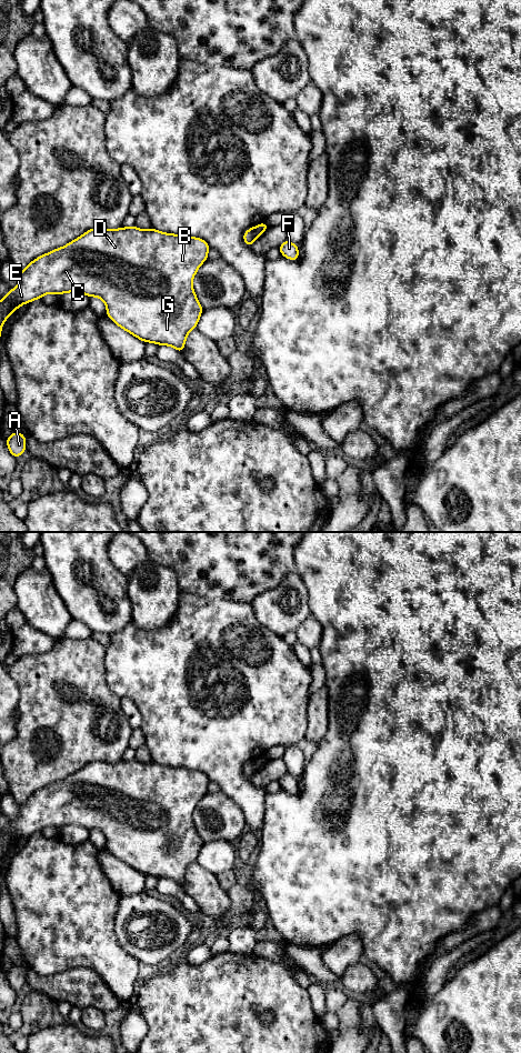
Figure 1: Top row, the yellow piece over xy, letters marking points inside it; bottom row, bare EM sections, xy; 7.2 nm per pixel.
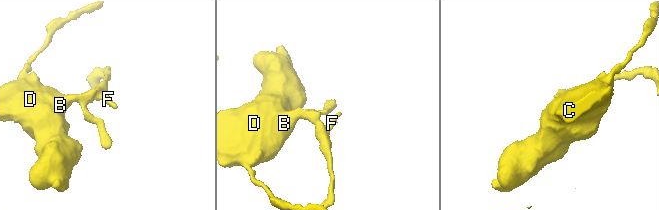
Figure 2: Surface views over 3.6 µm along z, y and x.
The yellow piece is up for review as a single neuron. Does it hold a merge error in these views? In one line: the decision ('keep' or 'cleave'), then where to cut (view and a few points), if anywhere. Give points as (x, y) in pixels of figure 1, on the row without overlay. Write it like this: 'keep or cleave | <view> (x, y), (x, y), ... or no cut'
cleave | xy (253, 761), (258, 769)

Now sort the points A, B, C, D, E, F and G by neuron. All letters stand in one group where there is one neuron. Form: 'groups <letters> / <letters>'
groups A F / B C D E G

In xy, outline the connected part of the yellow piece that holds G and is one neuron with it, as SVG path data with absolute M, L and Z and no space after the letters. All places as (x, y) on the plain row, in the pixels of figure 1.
M121 760L117 763L94 761L69 775L36 791L19 805L19 818L8 823L8 829L0 833L0 868L3 855L23 836L41 832L47 826L62 828L79 825L88 830L98 830L104 834L107 849L120 861L146 876L169 879L183 885L189 865L197 861L203 841L199 836L192 820L192 813L200 799L208 792L209 778L194 770L172 768L153 761Z

